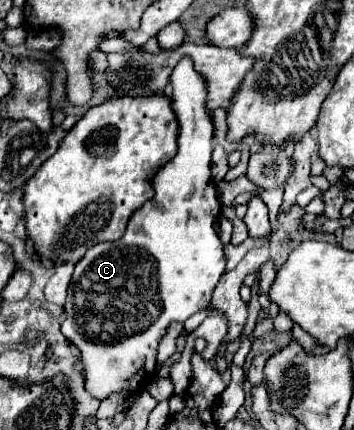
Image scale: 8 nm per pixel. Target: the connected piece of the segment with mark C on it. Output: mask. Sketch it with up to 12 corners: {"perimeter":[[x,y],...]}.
{"perimeter":[[171,73],[179,151],[75,265],[87,391],[139,393],[225,271],[207,83]]}

